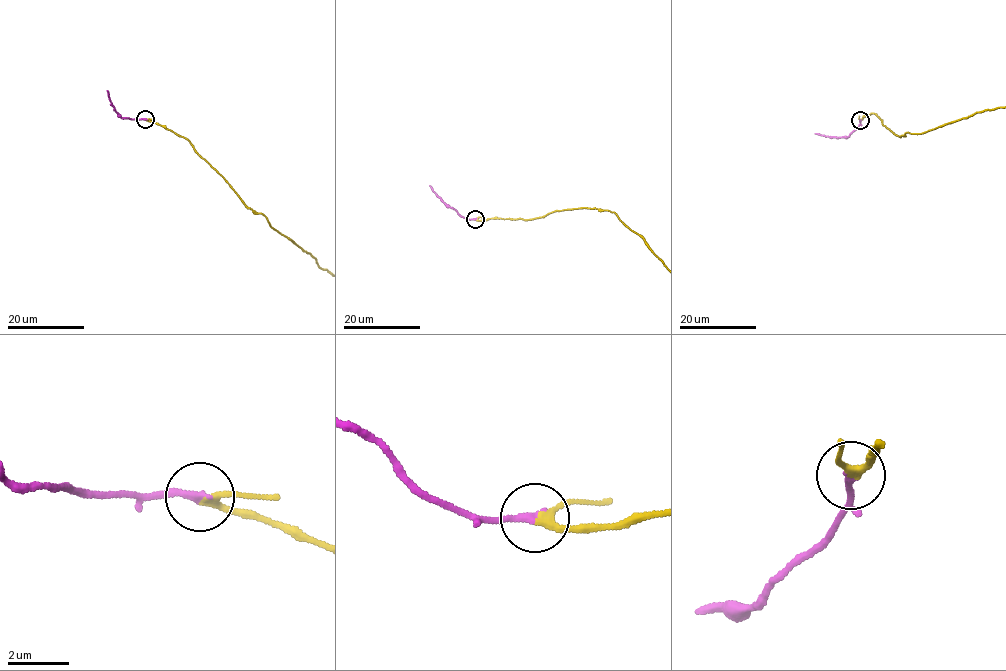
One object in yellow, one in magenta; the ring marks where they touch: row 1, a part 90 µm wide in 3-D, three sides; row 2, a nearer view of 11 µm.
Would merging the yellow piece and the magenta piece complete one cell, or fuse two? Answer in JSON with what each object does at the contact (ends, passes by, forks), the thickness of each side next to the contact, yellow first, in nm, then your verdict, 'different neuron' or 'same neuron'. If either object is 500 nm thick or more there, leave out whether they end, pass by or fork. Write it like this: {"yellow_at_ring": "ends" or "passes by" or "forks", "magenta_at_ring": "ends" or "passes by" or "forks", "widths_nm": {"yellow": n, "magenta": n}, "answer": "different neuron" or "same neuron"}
{"yellow_at_ring": "passes by", "magenta_at_ring": "ends", "widths_nm": {"yellow": 200, "magenta": 280}, "answer": "same neuron"}

